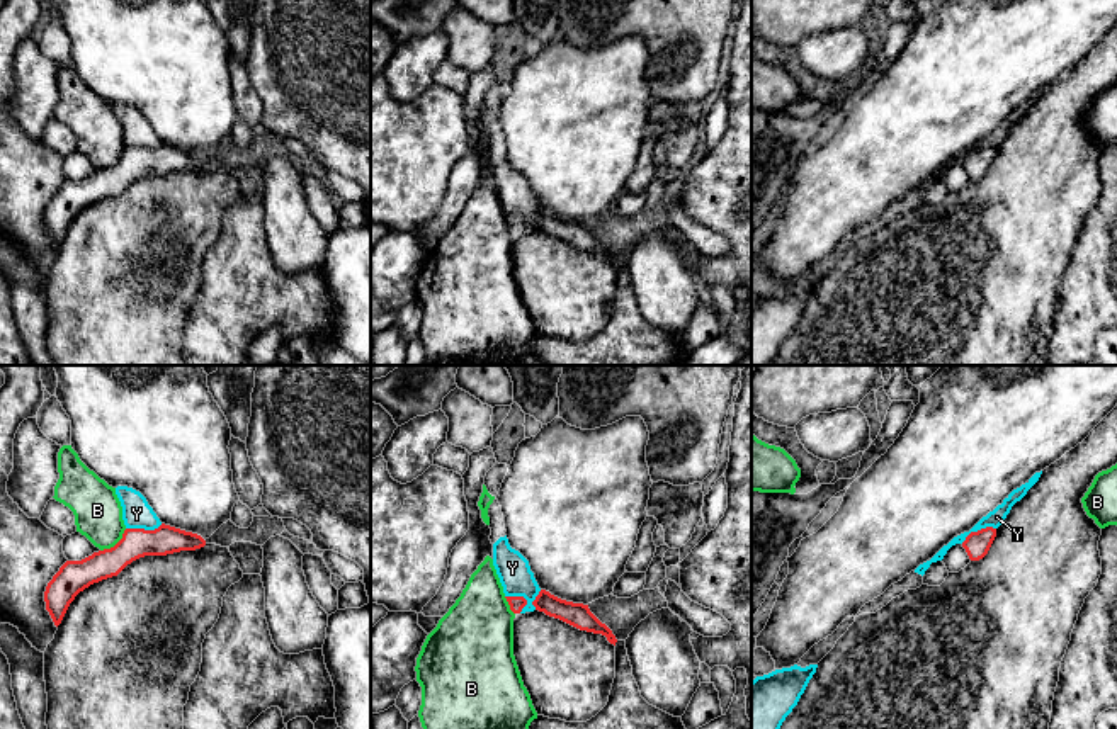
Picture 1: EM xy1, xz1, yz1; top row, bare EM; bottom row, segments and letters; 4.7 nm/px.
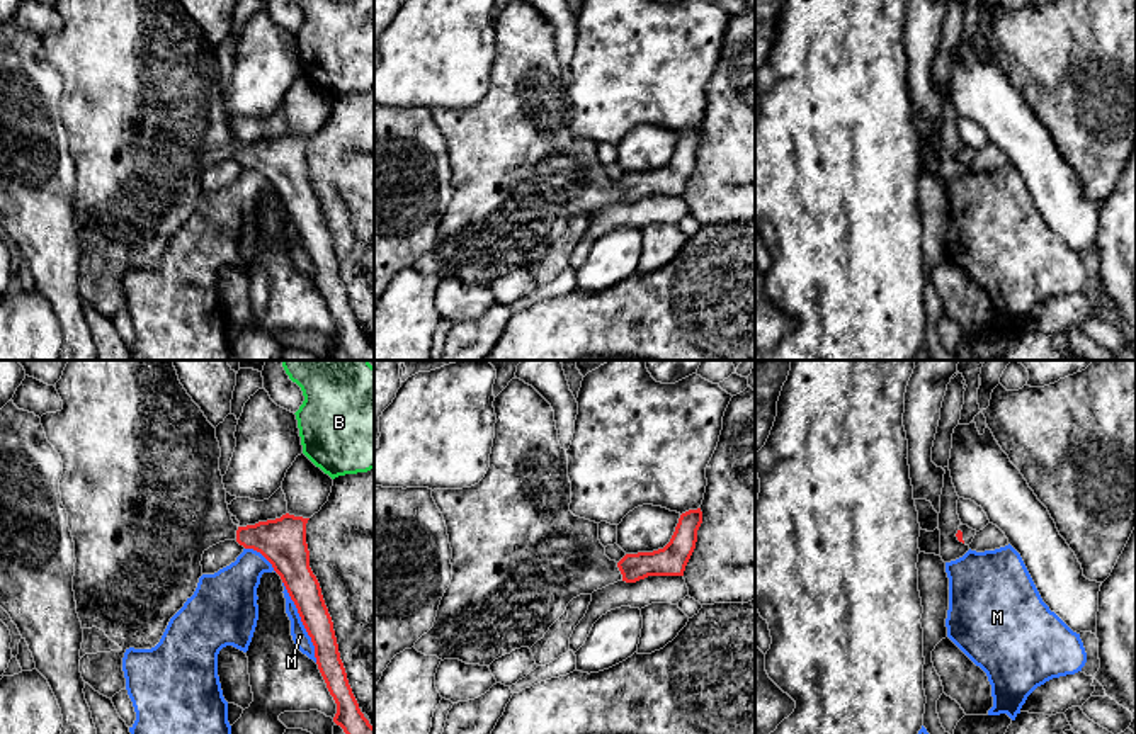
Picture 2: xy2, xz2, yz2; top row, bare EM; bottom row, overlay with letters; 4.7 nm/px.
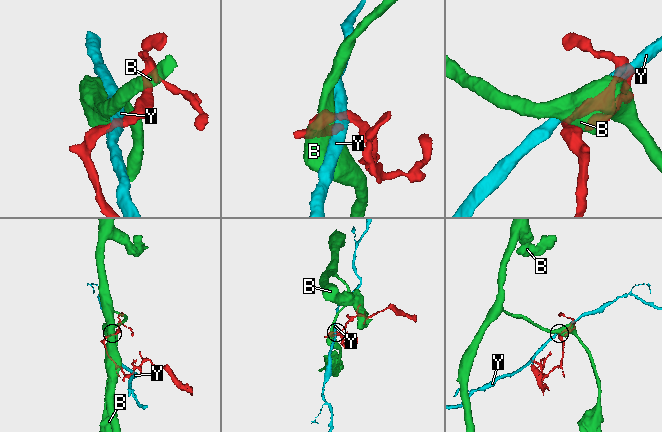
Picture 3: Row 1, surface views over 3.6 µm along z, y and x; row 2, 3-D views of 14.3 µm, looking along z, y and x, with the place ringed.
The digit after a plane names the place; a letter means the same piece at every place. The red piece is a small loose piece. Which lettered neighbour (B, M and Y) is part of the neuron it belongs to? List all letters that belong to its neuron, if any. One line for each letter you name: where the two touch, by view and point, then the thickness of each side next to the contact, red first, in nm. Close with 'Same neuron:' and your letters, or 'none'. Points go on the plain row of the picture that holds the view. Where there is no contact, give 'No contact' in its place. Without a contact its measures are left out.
Same neuron: none

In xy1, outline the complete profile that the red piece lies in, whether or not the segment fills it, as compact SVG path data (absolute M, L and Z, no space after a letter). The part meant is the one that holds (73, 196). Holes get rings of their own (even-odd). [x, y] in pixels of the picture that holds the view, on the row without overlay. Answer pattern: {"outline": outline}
{"outline": "M165 143L155 150L126 148L114 167L94 172L82 180L66 180L60 187L44 211L46 229L58 246L80 211L94 202L117 195L133 180L145 175L196 170L204 165L206 160L201 155Z"}

